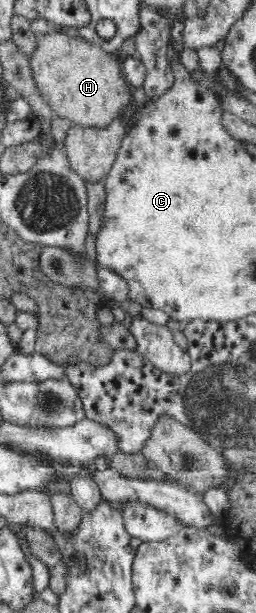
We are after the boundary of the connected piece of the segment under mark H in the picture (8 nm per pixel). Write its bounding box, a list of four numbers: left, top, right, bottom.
[30,29,131,130]

